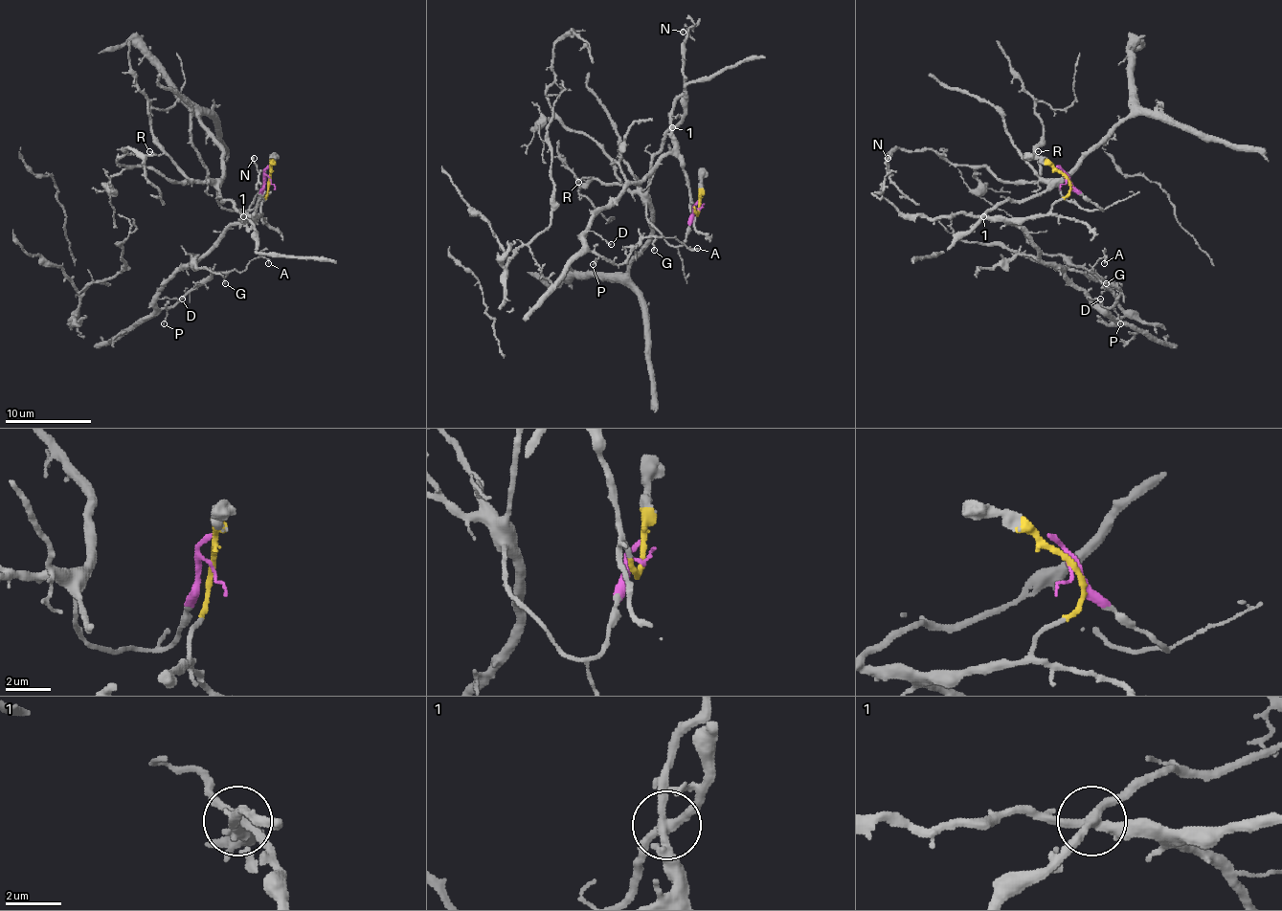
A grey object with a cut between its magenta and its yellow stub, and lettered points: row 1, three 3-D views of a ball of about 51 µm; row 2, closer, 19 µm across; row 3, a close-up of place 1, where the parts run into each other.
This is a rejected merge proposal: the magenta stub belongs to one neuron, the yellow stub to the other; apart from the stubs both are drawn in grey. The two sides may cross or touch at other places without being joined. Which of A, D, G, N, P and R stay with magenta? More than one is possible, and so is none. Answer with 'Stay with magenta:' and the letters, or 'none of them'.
Stay with magenta: R

